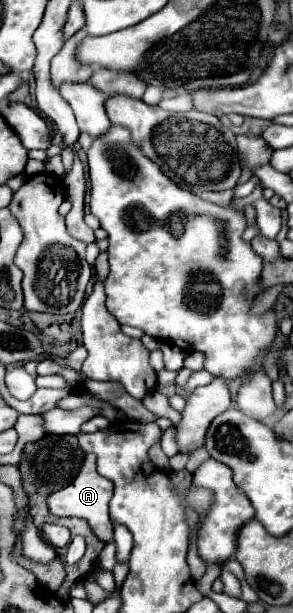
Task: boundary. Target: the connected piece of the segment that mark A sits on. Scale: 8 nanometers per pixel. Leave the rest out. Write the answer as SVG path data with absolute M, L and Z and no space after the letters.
M87 454L77 478L69 486L61 488L59 492L53 492L47 500L47 508L51 510L53 516L85 518L89 522L93 534L101 542L109 542L109 540L113 540L113 526L111 526L111 518L109 518L109 500L111 500L111 496L113 496L113 484L107 478L97 474L95 454Z

